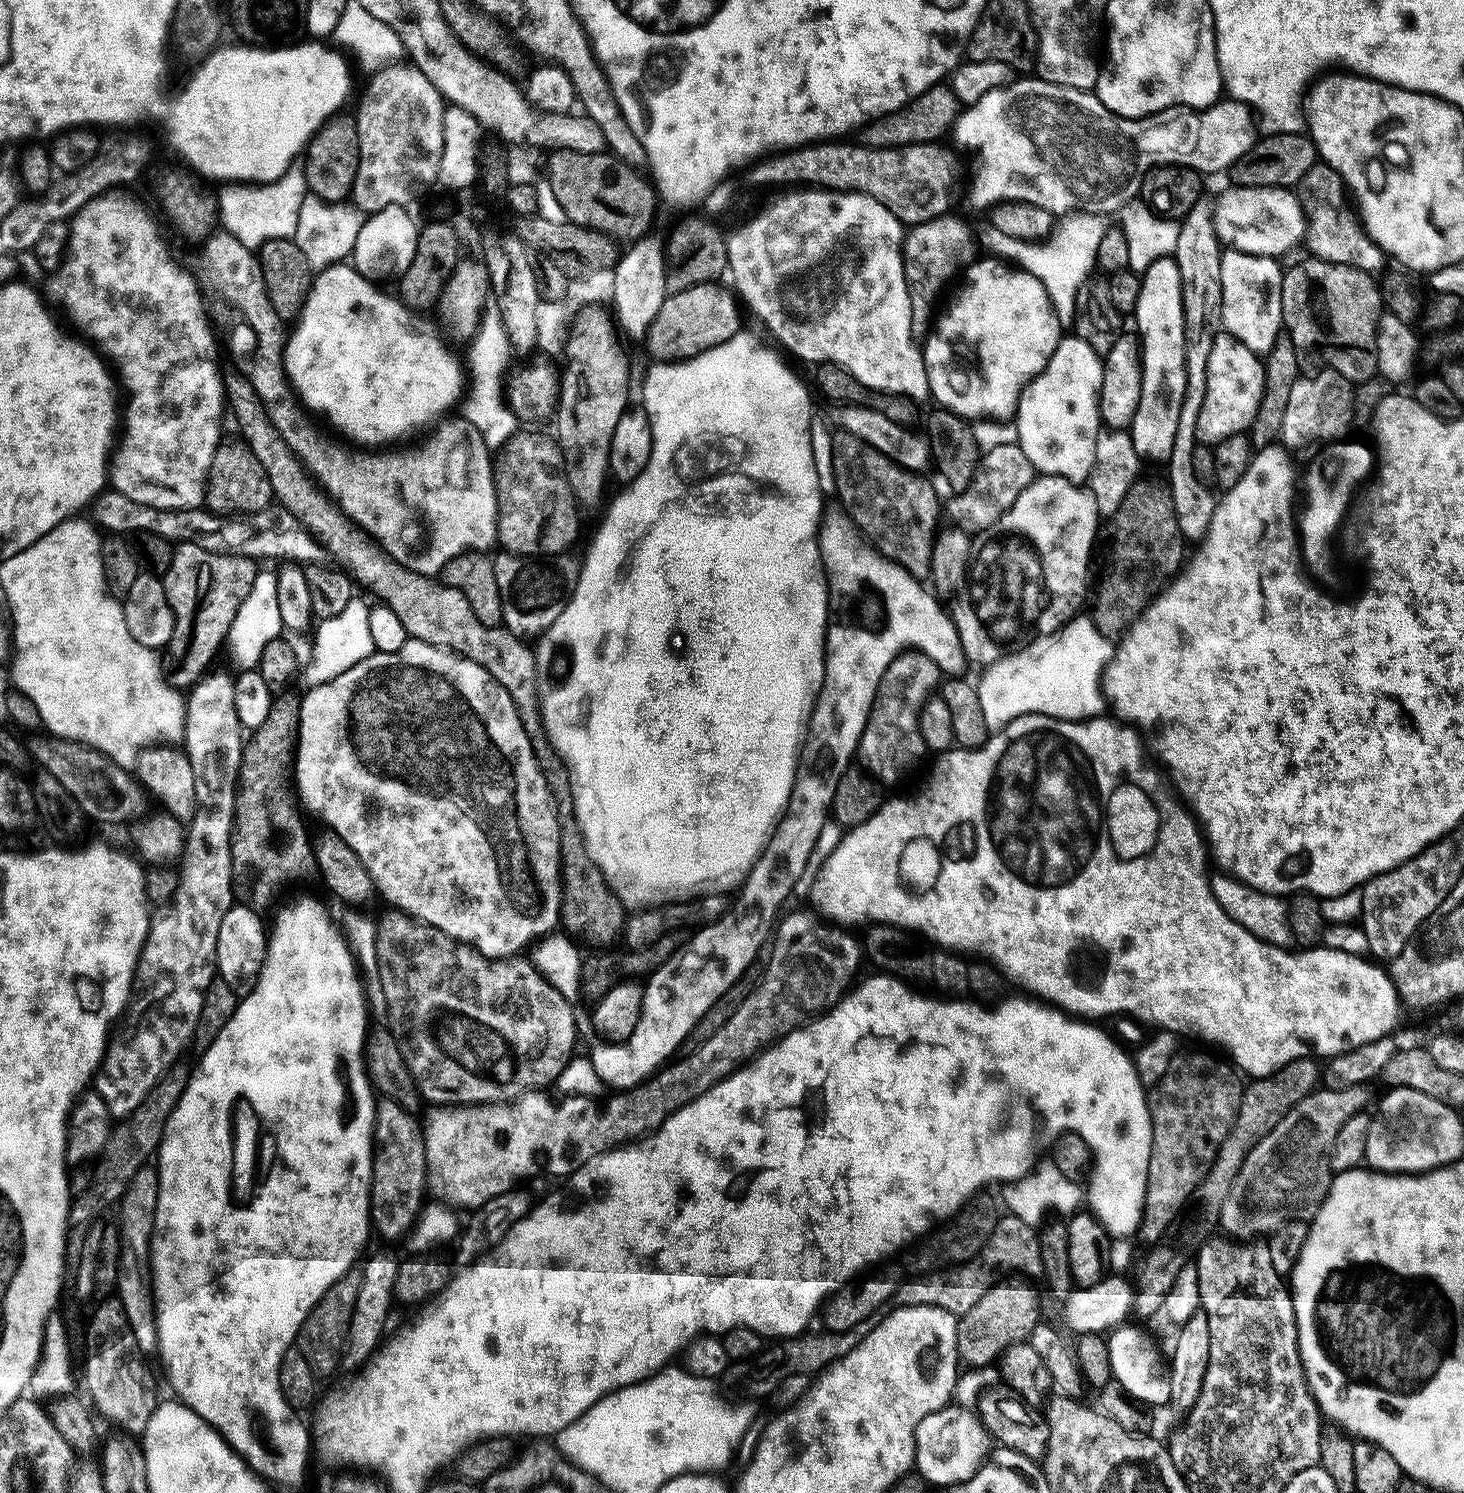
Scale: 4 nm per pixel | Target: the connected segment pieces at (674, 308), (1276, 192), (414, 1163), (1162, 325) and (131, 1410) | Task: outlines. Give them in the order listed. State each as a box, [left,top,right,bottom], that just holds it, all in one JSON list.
[[646,283,741,362],[1215,186,1309,258],[370,1099,428,1240],[1132,259,1188,442],[82,1299,158,1437]]

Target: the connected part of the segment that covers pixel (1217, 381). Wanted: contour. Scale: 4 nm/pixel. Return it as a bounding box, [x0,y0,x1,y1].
[1196,330,1265,446]

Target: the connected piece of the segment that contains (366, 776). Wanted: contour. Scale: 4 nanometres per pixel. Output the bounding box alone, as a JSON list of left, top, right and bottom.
[294,652,553,960]

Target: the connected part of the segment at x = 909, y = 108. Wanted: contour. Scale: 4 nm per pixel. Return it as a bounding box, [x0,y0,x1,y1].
[859,83,962,148]

